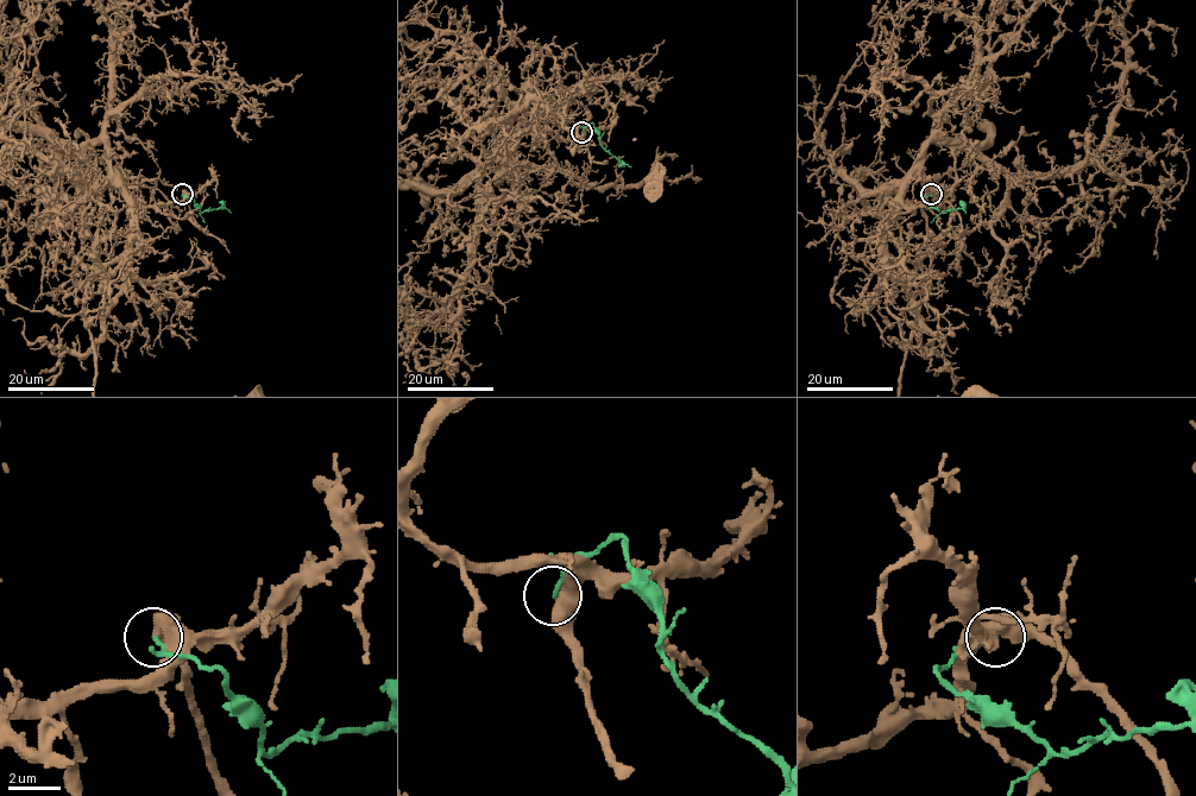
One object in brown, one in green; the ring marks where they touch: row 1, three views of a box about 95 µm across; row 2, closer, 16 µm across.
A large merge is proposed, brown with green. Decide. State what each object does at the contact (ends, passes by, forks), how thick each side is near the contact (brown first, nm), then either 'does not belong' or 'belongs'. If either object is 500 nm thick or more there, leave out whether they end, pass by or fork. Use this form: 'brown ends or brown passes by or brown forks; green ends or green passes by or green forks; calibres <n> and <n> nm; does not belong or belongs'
calibres 550 and 130 nm; does not belong

